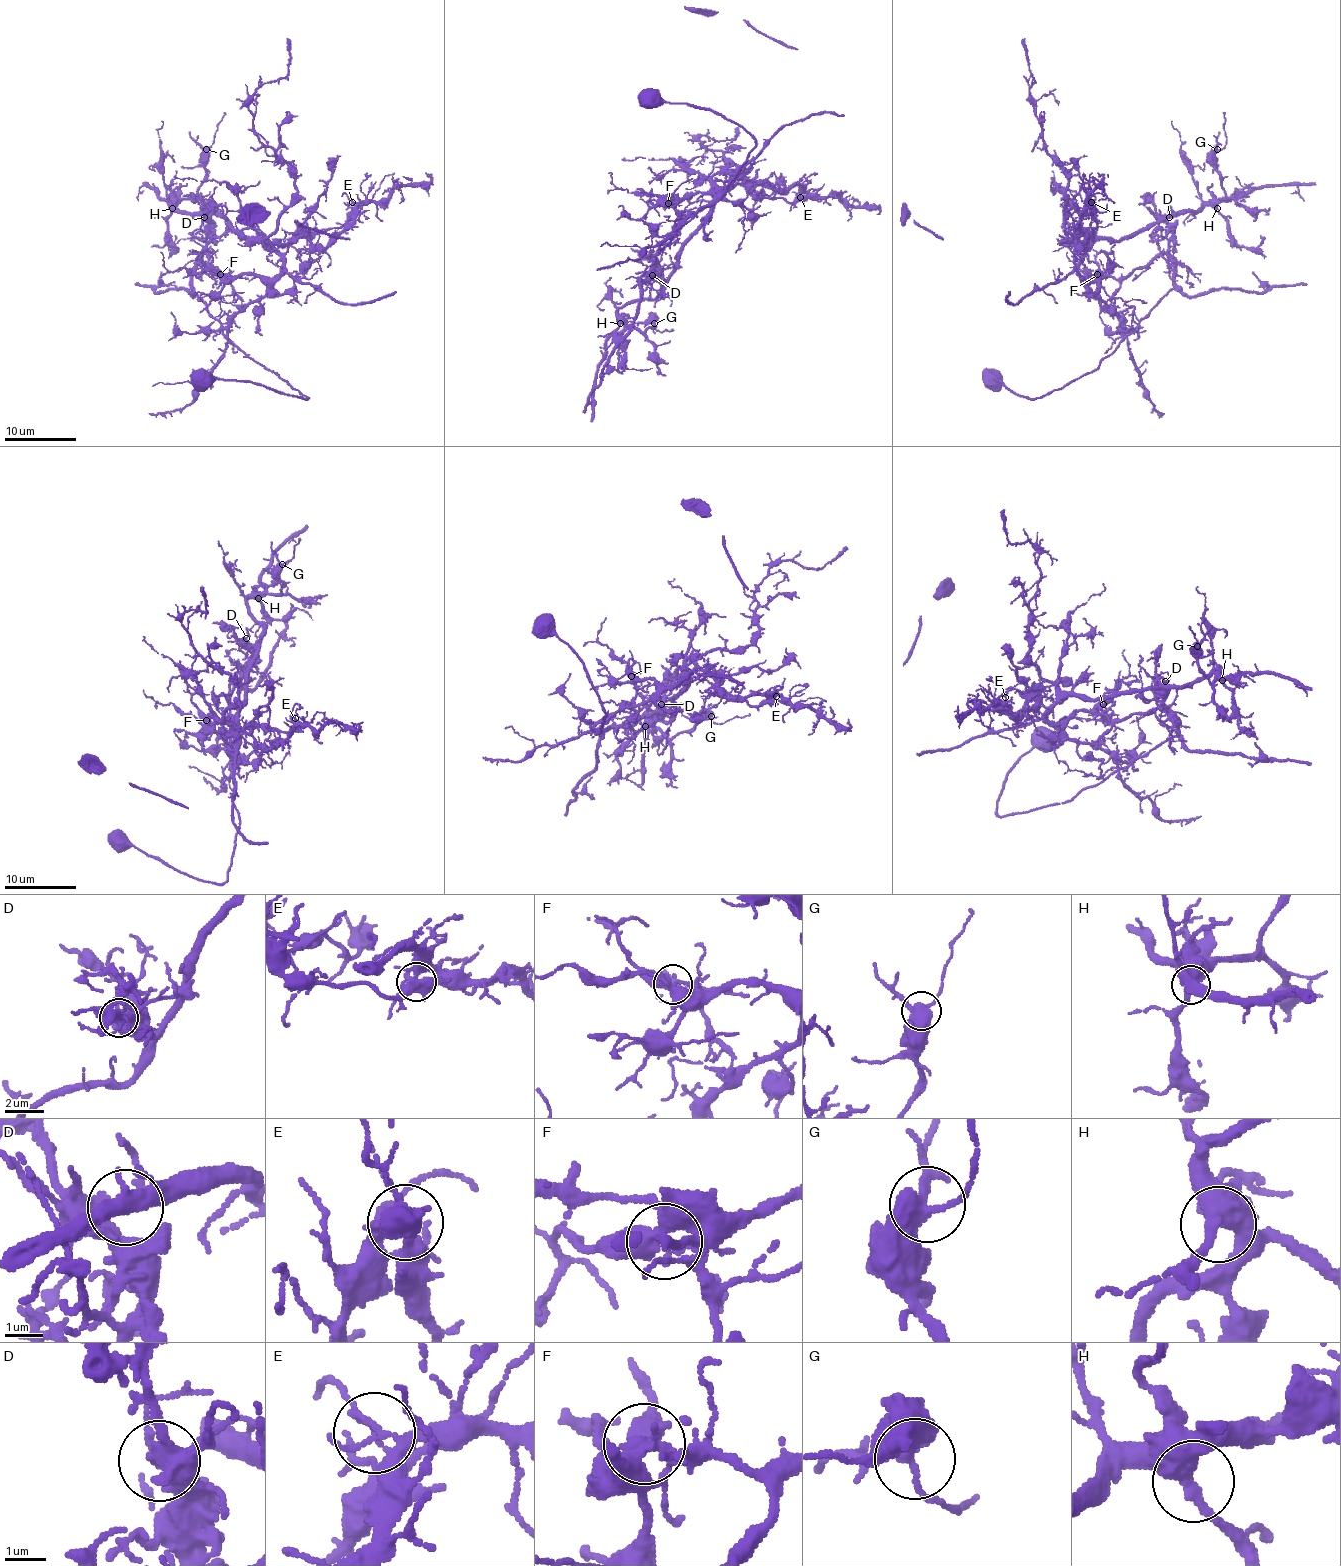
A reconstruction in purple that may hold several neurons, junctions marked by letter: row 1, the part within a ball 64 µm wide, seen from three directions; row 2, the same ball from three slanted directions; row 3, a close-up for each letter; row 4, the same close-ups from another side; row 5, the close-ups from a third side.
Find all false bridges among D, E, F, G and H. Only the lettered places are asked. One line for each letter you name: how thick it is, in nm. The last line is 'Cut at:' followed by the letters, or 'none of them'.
E: Thickness 140 nm
F: Thickness 440 nm
Cut at: E, F

